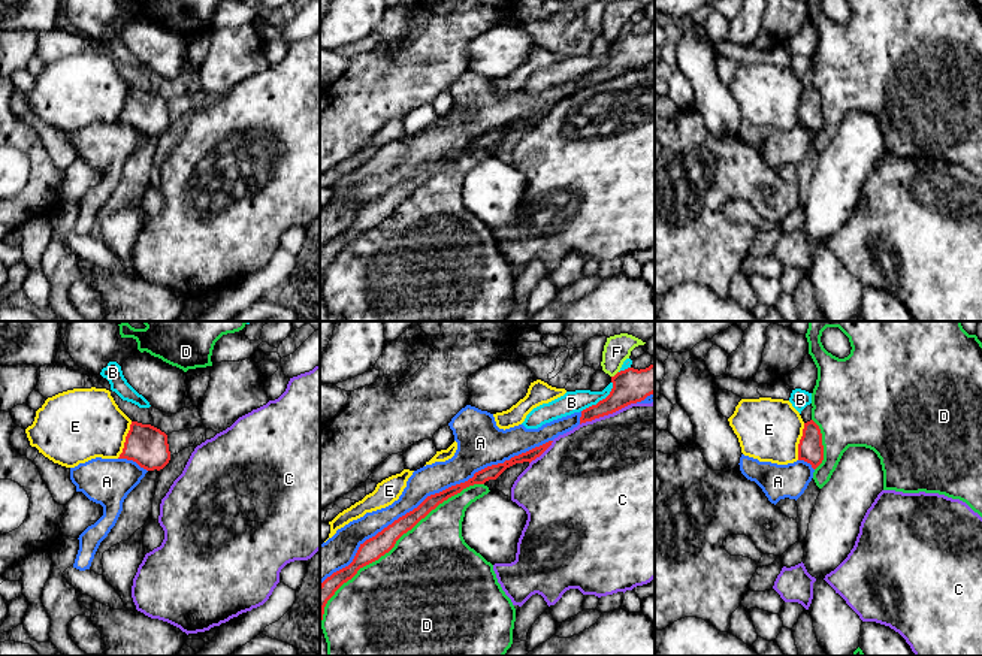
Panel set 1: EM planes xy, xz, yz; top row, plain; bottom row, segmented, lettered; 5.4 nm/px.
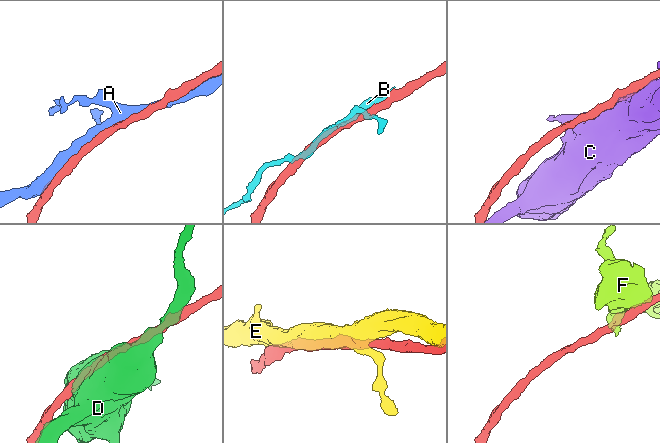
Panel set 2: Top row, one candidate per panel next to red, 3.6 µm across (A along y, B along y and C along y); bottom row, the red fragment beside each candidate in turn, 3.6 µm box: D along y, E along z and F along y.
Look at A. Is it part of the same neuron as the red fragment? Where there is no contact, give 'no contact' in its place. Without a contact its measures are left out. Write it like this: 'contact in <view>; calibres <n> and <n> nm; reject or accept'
contact in xz; calibres 90 and 160 nm; accept

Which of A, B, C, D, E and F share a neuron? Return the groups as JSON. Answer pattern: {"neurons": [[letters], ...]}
{"neurons": [["A"], ["B"], ["C"], ["D"], ["E"], ["F"]]}

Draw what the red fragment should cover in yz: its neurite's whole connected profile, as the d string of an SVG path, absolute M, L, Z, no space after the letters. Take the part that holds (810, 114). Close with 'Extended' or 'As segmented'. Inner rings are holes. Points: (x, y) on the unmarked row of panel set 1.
M810 85L804 88L803 102L798 109L798 126L788 130L759 127L741 120L741 139L755 146L771 169L780 164L798 164L813 143L815 134L824 126L822 99L819 91Z. Extended

